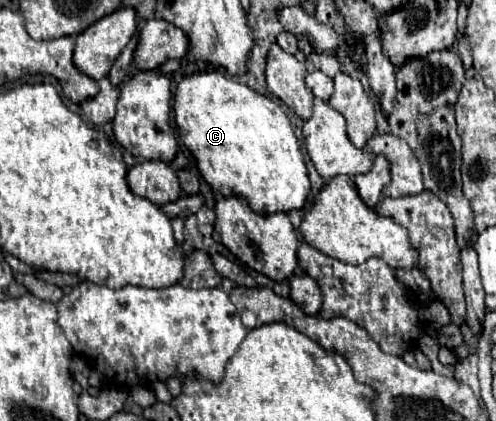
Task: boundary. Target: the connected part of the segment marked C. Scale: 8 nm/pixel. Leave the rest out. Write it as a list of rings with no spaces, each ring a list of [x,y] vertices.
[[[219,71],[183,77],[175,89],[175,125],[197,161],[201,177],[219,195],[243,195],[253,211],[301,209],[311,183],[287,113],[271,97],[229,81]]]

